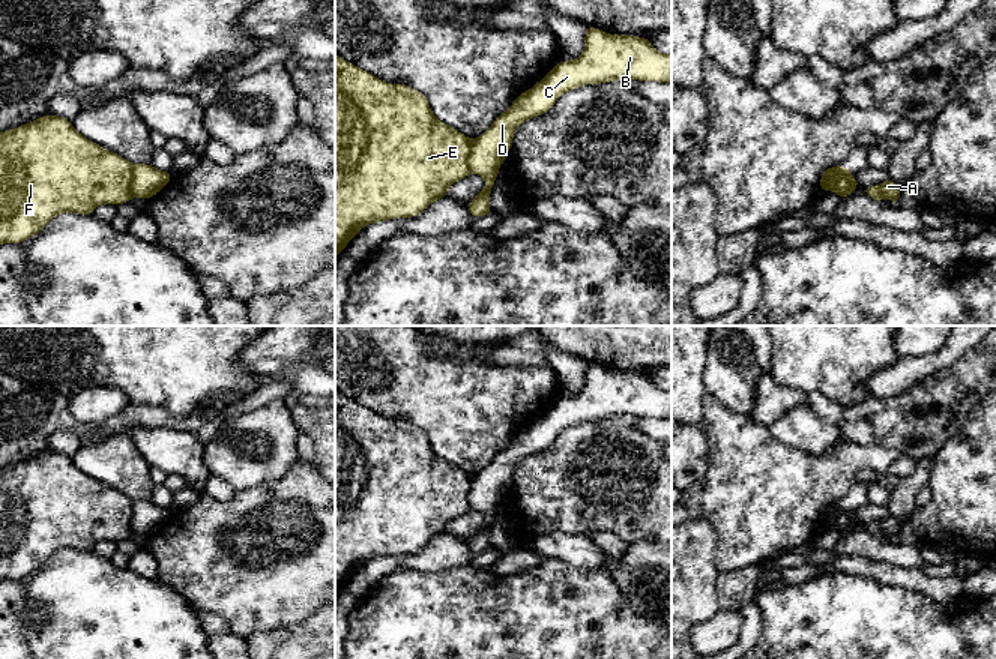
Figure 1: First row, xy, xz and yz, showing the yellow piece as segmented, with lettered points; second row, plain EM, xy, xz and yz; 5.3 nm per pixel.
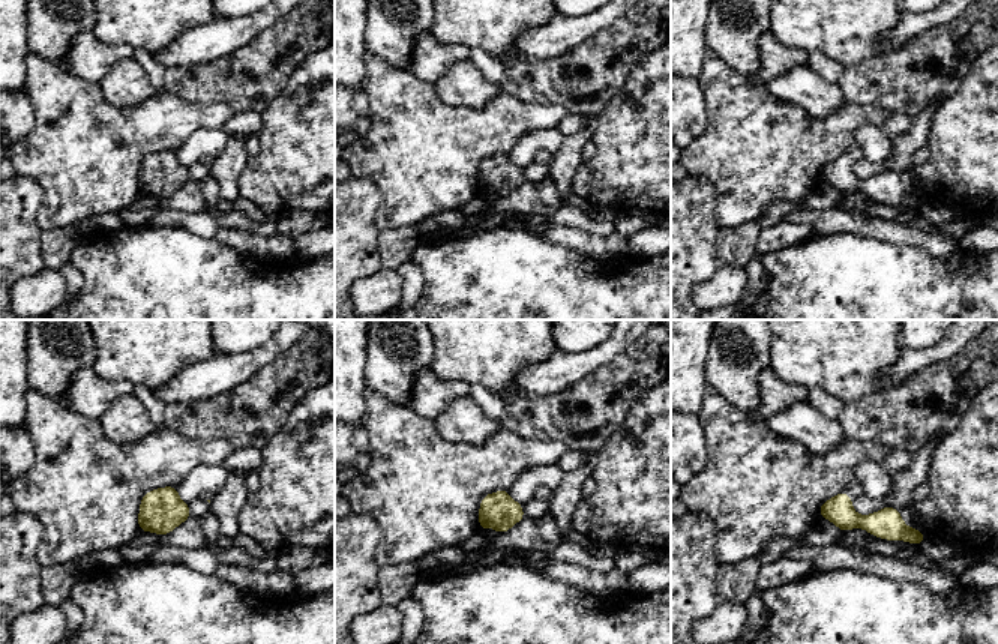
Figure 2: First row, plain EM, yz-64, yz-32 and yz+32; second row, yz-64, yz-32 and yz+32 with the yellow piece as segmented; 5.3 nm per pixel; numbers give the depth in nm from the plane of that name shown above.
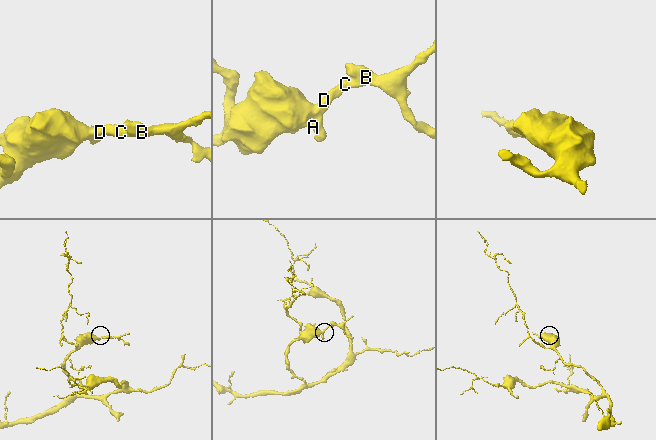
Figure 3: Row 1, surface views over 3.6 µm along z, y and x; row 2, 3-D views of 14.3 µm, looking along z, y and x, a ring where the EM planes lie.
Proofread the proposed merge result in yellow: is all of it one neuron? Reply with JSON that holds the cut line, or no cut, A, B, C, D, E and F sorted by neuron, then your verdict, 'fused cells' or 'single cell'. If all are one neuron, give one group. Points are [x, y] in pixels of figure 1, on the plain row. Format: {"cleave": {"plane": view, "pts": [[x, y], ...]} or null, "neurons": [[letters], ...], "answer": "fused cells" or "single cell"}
{"cleave": {"plane": "yz", "pts": [[839, 502], [834, 526], [846, 532]]}, "neurons": [["A", "B", "C", "D"], ["E", "F"]], "answer": "fused cells"}

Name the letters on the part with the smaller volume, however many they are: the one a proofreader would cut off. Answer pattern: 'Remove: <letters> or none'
Remove: A, B, C, D

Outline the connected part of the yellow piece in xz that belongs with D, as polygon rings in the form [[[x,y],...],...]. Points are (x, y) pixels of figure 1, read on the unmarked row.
[[[586,362],[581,392],[575,396],[557,398],[541,417],[515,434],[482,471],[472,476],[469,506],[487,518],[466,542],[470,551],[482,554],[493,548],[491,525],[500,501],[506,497],[515,465],[521,459],[550,447],[569,426],[625,414],[672,420],[672,390],[658,389],[647,374],[610,371]]]

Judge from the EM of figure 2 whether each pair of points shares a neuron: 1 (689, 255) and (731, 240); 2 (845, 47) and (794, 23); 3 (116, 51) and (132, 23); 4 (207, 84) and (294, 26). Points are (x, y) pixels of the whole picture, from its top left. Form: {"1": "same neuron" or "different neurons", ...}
{"1": "different neurons", "2": "same neuron", "3": "different neurons", "4": "same neuron"}

